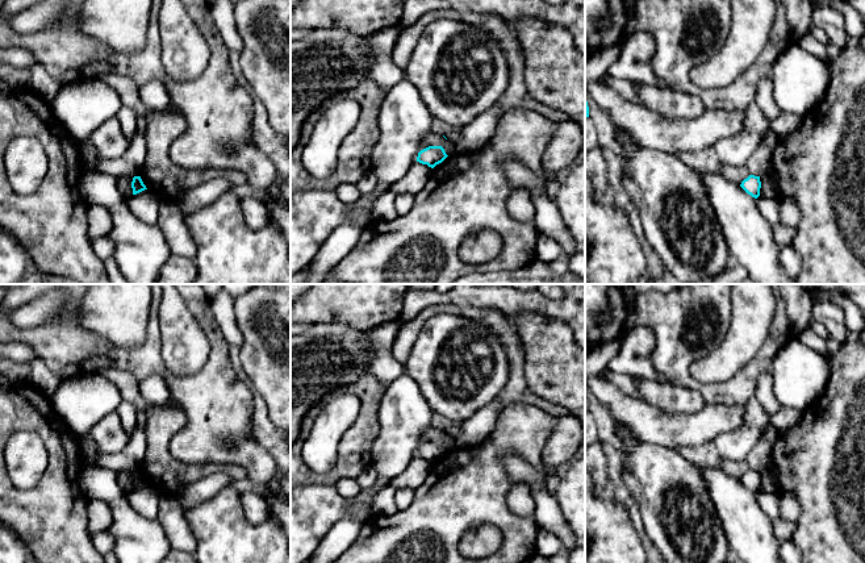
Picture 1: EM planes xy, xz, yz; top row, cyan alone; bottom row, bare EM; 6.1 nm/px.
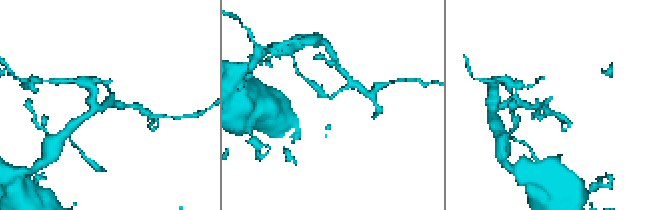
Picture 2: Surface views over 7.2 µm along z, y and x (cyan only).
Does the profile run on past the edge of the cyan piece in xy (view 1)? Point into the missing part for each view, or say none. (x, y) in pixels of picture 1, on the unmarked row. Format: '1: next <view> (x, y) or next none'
1: next none

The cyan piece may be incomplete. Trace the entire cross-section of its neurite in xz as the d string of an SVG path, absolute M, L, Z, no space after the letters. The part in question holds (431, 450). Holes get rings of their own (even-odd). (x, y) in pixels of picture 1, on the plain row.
M429 441L418 447L417 456L434 463L442 458L448 450L442 441Z

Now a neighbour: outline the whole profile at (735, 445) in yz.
M752 396L745 403L745 413L740 426L714 438L719 456L728 460L745 460L769 422L770 417L757 397Z

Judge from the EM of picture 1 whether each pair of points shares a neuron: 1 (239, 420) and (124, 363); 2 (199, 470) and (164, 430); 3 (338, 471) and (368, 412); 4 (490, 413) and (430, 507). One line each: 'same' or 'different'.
1: same
2: same
3: same
4: different

